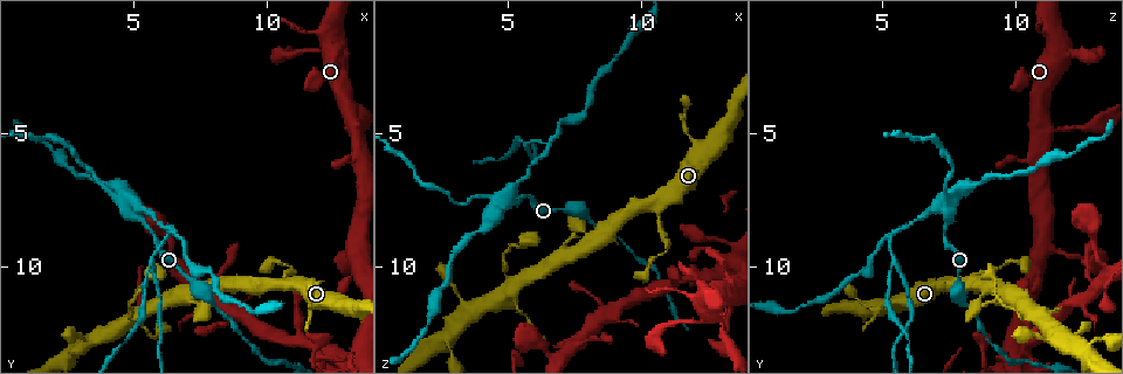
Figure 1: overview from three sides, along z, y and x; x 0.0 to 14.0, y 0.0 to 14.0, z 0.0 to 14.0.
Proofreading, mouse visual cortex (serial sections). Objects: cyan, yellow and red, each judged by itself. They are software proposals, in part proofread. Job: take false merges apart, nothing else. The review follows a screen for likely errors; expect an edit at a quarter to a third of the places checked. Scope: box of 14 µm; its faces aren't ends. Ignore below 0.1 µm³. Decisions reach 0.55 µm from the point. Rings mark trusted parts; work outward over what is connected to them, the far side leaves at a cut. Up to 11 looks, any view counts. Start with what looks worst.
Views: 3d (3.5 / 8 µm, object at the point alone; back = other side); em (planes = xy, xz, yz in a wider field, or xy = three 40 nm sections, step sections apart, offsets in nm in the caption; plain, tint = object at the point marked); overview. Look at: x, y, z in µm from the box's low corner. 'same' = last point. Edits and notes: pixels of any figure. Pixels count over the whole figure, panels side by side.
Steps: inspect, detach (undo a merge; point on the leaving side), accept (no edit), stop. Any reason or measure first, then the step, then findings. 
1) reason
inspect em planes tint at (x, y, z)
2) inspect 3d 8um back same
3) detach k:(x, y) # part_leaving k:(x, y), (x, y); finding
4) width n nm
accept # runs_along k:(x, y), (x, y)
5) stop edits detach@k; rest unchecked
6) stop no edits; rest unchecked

abrupt turn
inspect 3d 3.5um at (5.0, 7.7, 7.4)

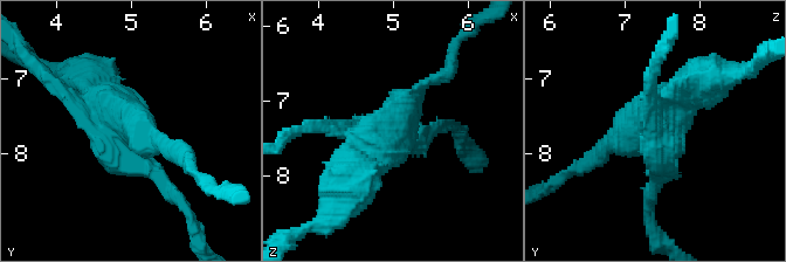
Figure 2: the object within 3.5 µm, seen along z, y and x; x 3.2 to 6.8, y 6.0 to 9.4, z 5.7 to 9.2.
need the tissue
inspect em xy step 3 tint at (5.05, 7.75, 7.45)

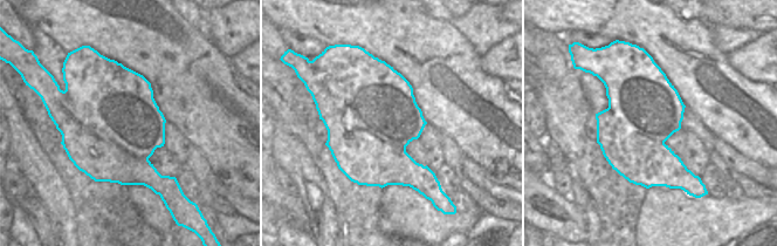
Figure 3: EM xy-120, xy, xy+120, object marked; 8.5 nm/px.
width 800 nm
detach 2:(137, 142) # part_leaving 2:(132, 145), (139, 131), (190, 163); two cells meet here

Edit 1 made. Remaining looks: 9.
calibre changes
inspect 3d 3.5um at (10.7, 10.4, 8.1)

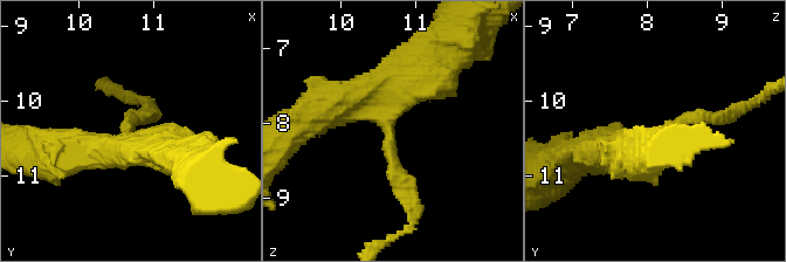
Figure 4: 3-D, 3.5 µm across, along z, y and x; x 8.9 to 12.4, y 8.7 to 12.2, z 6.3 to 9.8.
inspect em xy step 2 tint at (10.65, 10.45, 8.10)

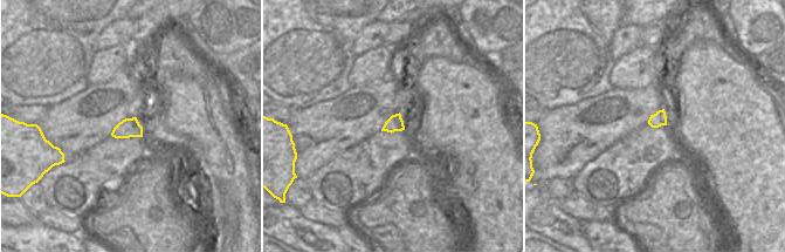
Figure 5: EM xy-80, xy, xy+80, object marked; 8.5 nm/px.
width 140 nm
accept # runs_along 4:(598, 147), (723, 116); continuous, no second cell

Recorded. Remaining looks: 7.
branch point
inspect 3d 3.5um back at (13.3, 4.9, 11.3)

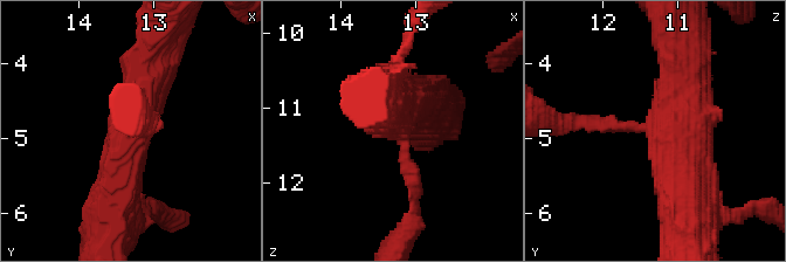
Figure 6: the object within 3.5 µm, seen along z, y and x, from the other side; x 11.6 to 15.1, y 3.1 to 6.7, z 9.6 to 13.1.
arms 3; arm_widths 150, 600, 600 nm
inspect em xy step 1 tint same

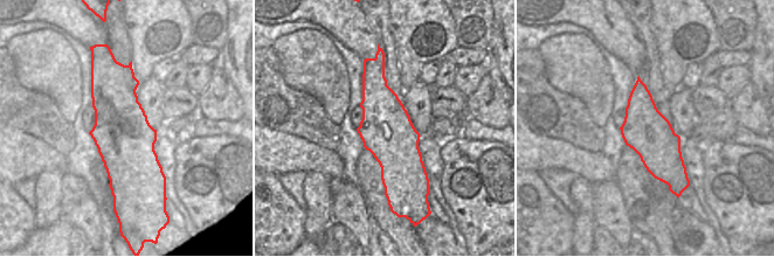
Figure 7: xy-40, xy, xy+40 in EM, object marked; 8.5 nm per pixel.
accept # one cell here

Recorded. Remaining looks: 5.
thin arm on a thick one
inspect 3d 3.5um at (12.1, 13.3, 10.4)

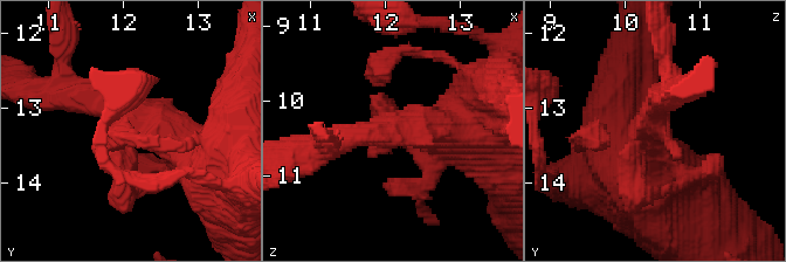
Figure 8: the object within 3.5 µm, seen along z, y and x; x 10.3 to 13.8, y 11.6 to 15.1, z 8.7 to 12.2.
need the tissue
inspect em xy step 3 tint at (12.15, 13.15, 10.40)

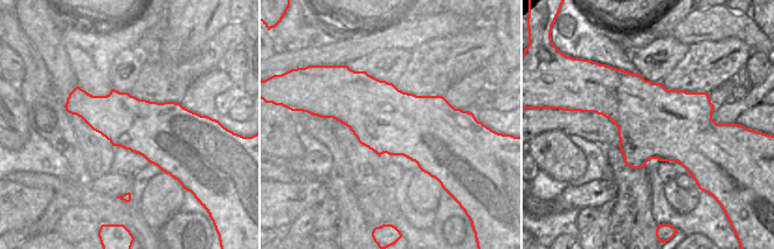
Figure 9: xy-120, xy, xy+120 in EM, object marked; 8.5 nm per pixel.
accept # runs_along 8:(204, 157), (125, 110), (63, 96); continuous, no second cell

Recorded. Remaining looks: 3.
stop edits detach@2; rest unchecked

